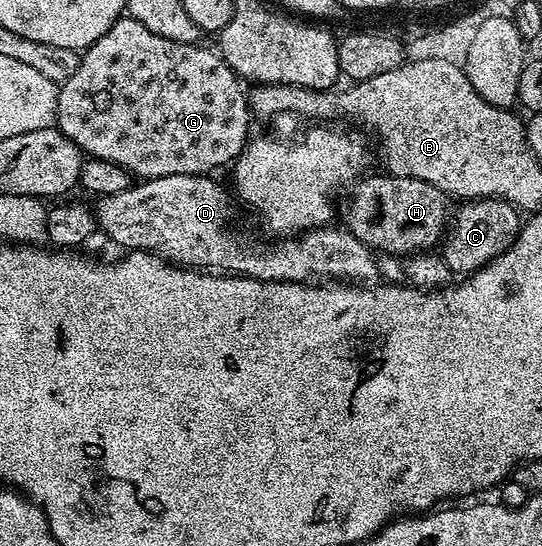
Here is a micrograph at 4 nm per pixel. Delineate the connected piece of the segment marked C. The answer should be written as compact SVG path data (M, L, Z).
M477 197L462 202L459 210L454 210L445 236L441 241L441 255L451 268L452 274L470 275L483 265L488 265L499 253L504 253L519 233L521 224L520 210L496 197Z

